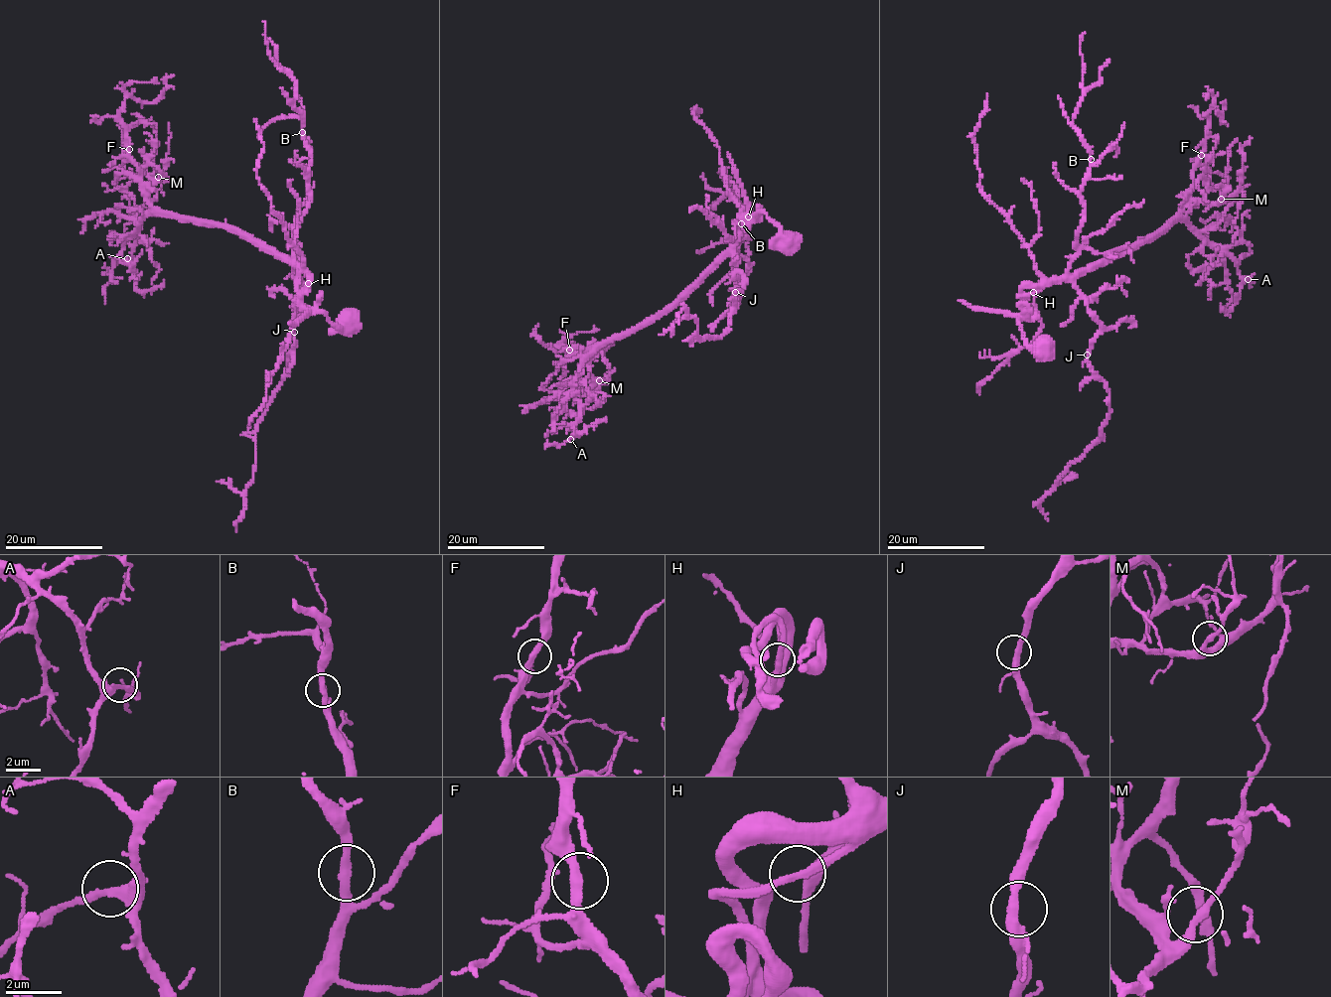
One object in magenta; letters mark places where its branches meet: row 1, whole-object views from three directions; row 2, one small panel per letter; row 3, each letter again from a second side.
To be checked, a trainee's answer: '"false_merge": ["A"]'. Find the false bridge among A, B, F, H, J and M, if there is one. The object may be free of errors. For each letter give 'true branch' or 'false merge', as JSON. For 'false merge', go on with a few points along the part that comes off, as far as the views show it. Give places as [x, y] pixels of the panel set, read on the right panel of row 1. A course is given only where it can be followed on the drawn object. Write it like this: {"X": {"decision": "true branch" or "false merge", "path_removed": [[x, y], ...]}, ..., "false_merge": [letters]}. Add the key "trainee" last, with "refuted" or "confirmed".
{"A": {"decision": "true branch"}, "B": {"decision": "true branch"}, "F": {"decision": "true branch"}, "H": {"decision": "true branch"}, "J": {"decision": "true branch"}, "M": {"decision": "true branch"}, "false_merge": [], "trainee": "refuted"}

